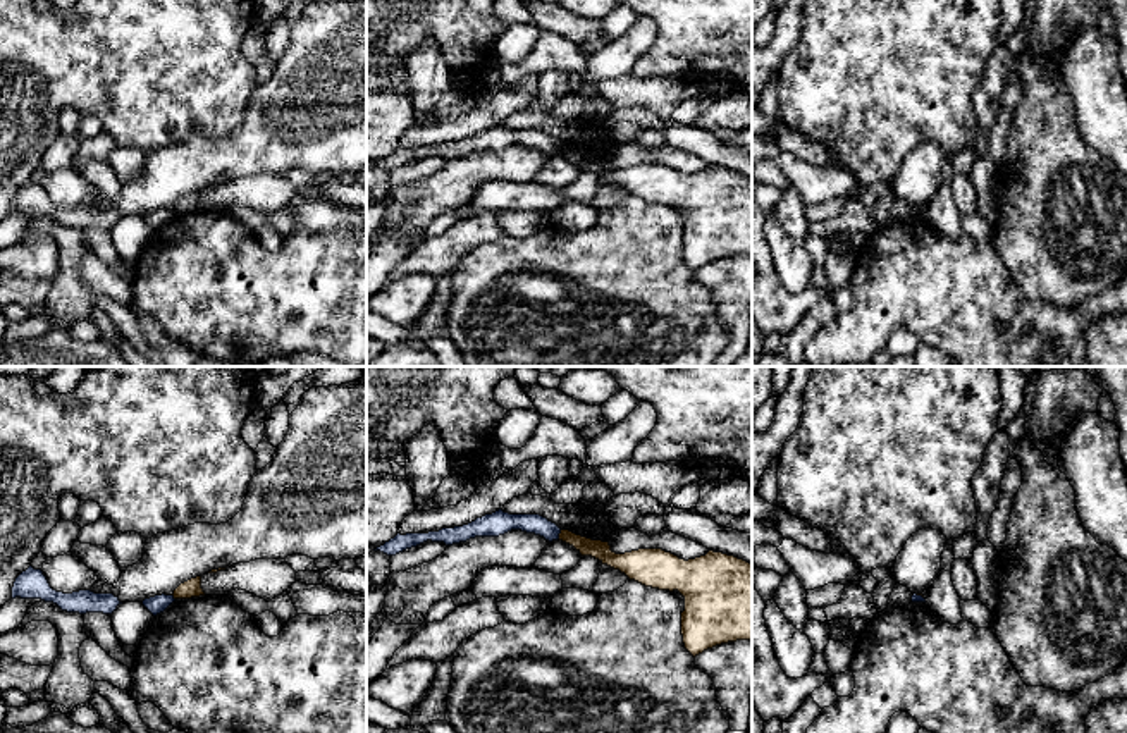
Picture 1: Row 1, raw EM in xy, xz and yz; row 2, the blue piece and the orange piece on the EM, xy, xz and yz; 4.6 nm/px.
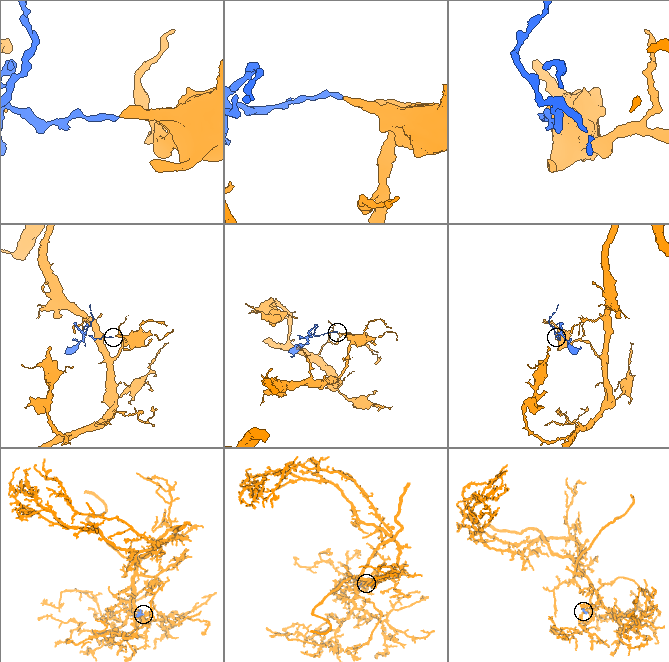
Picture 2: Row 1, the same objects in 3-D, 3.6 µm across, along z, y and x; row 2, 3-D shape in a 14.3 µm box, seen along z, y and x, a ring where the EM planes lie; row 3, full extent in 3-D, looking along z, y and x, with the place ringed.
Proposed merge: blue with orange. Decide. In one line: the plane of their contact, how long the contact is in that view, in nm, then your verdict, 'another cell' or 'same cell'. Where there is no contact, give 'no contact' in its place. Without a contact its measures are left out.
meets blue in xz; contact 40 nm long; another cell

